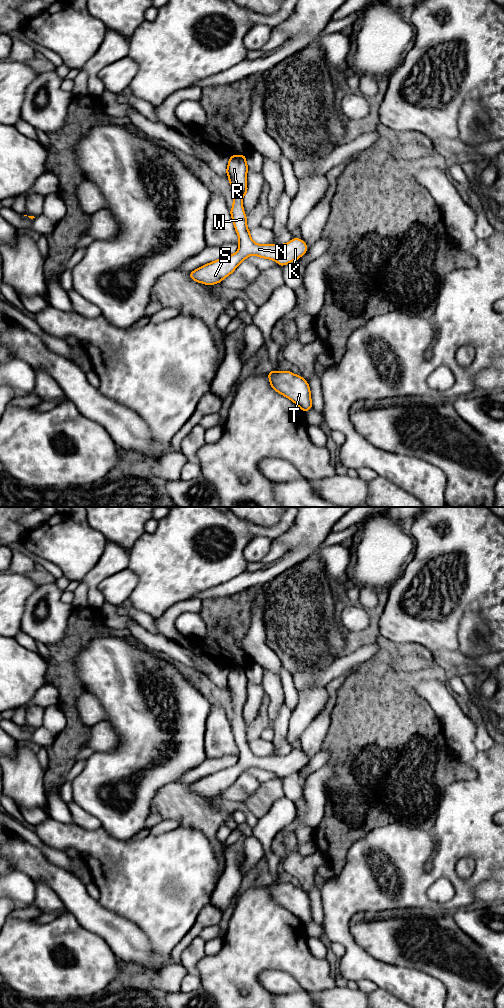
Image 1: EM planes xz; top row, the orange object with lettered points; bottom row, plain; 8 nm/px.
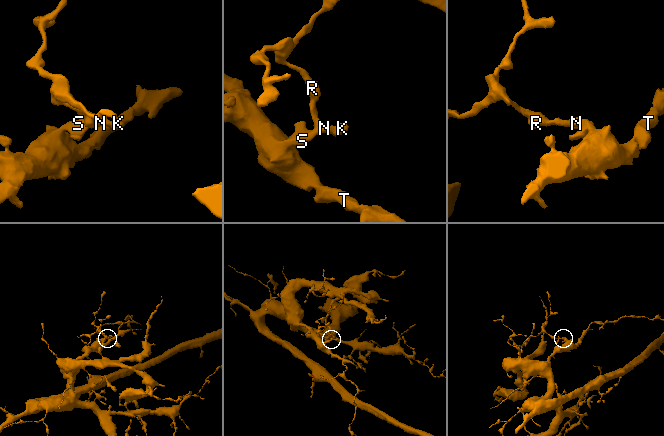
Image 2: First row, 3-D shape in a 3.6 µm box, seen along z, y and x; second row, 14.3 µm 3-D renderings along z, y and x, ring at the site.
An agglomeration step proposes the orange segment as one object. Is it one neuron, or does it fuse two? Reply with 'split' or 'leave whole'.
leave whole

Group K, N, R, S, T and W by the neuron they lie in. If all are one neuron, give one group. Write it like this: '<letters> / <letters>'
K N R S T W

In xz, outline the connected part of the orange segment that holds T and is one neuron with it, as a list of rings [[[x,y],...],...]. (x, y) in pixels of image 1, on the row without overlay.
[[[271,882],[268,884],[268,889],[272,900],[293,913],[303,924],[312,920],[308,894],[300,887],[295,887],[290,883]]]

